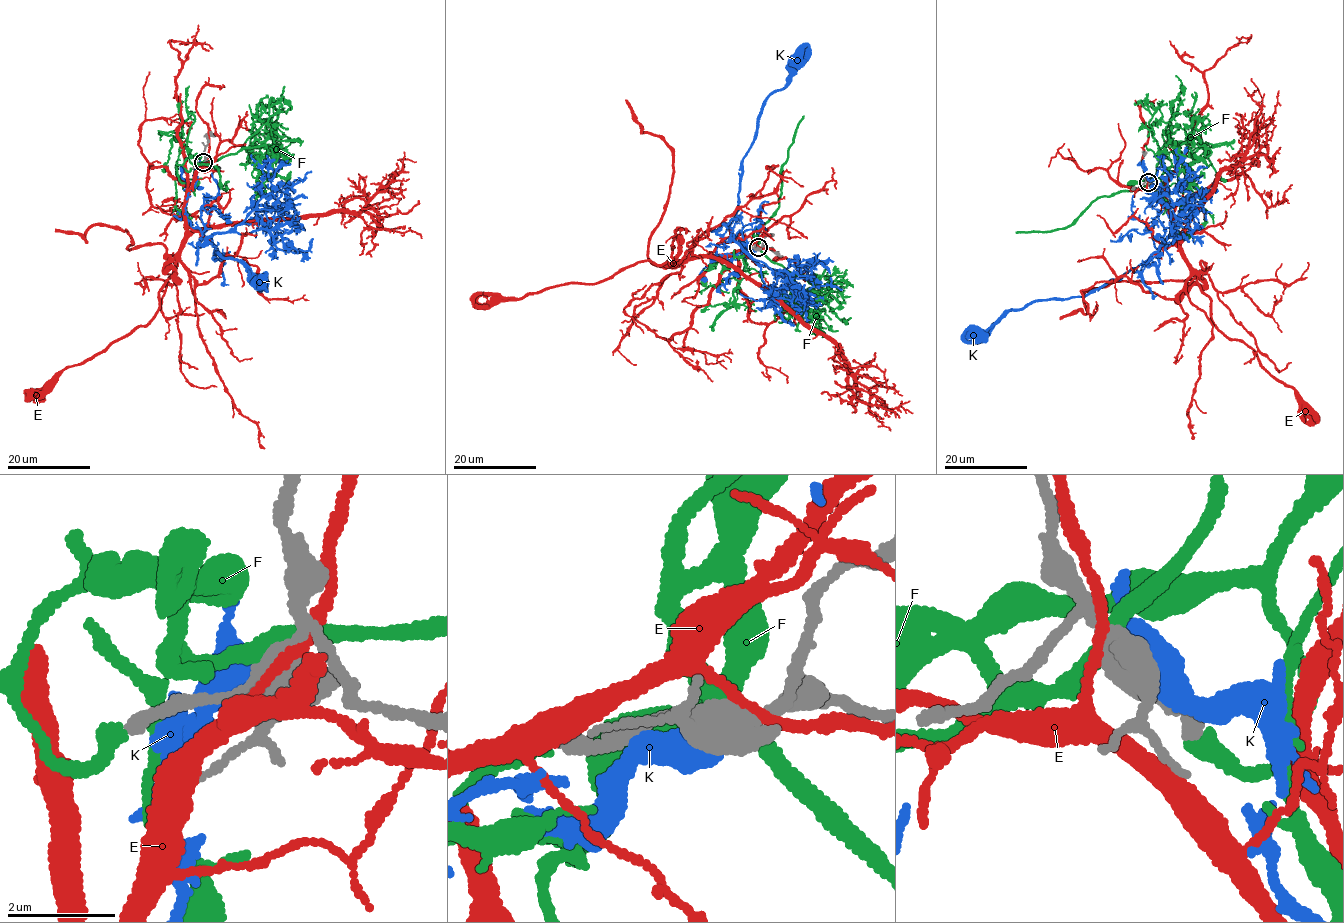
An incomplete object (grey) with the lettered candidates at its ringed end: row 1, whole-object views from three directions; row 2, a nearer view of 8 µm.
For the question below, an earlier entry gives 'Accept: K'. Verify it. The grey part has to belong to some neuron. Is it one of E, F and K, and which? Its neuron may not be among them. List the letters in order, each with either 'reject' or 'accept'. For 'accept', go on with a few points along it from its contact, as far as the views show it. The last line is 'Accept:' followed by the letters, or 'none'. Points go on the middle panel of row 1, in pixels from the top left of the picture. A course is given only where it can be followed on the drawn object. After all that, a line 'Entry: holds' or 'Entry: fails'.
E: reject
F: accept | via (758, 248), (753, 236), (759, 228), (769, 222), (778, 207), (780, 174), (803, 115)
K: reject
Accept: F
Entry: fails

